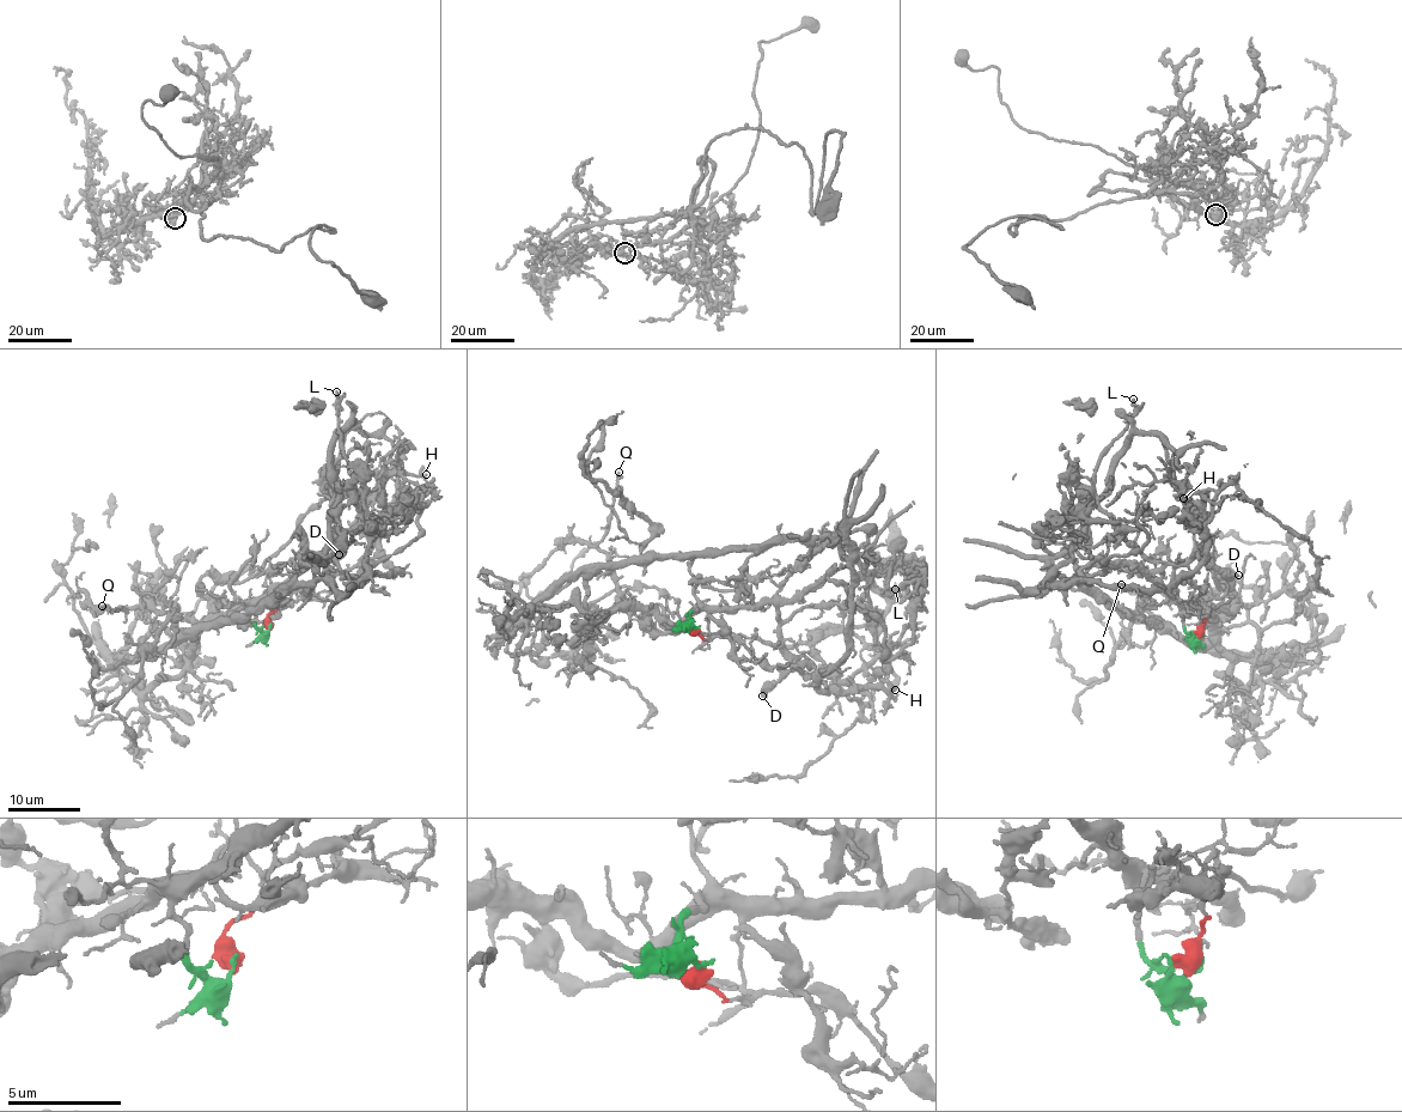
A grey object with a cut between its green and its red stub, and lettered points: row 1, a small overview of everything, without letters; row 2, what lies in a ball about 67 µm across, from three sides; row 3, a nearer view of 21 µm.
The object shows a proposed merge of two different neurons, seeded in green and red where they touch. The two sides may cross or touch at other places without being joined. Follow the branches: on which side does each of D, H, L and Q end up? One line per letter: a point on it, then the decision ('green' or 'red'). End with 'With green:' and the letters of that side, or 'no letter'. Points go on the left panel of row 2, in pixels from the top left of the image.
D: (339, 554) | green
H: (426, 474) | red
L: (336, 392) | green
Q: (102, 606) | green
With green: D, L, Q

